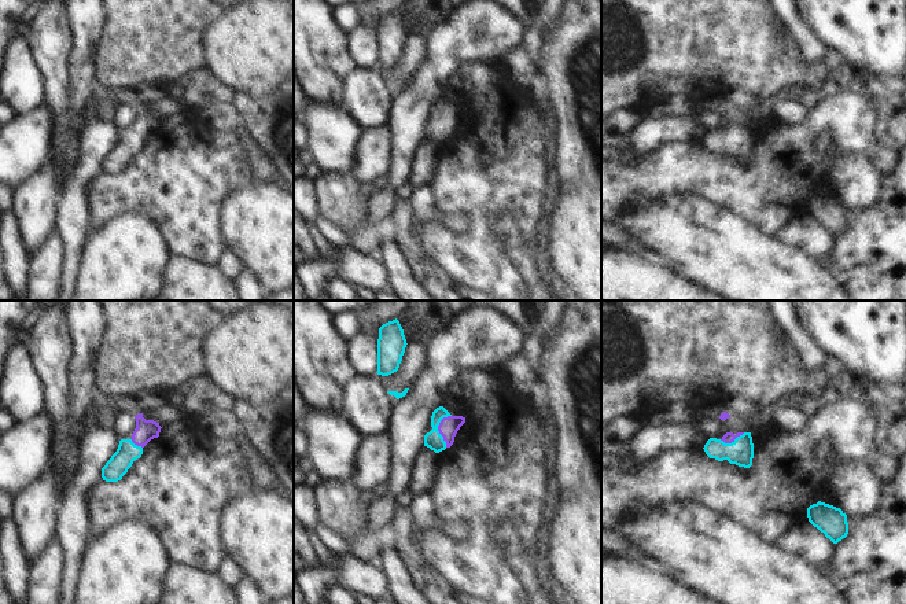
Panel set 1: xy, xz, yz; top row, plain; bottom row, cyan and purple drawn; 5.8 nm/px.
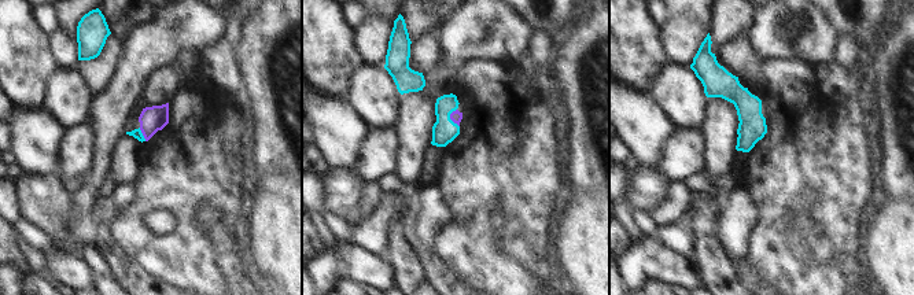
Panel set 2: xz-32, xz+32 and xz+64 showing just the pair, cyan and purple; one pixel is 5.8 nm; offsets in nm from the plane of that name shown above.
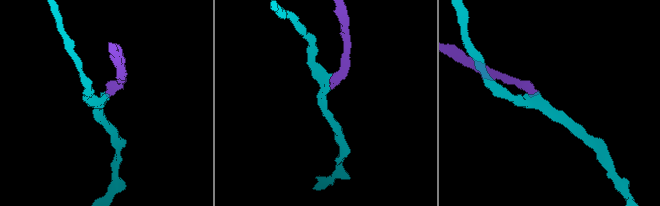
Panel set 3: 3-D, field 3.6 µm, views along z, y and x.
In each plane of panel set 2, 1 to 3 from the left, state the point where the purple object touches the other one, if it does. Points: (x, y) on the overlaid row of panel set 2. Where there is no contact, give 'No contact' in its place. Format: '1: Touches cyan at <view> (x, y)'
1: Touches cyan at xz-32 (142, 135)
2: Touches cyan at xz+32 (449, 118)
3: No contact

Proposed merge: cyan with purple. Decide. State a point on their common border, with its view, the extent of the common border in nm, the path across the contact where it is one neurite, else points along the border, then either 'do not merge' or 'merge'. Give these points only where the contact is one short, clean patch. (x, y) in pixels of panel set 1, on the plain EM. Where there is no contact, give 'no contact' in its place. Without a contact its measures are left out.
contact xz (437, 121); length 190 nm; way xz (433, 132), (437, 128), (437, 121), (449, 118); merge

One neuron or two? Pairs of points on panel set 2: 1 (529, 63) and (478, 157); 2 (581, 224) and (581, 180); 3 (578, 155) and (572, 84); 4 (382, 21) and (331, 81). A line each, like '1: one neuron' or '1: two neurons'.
1: two neurons
2: two neurons
3: one neuron
4: two neurons

